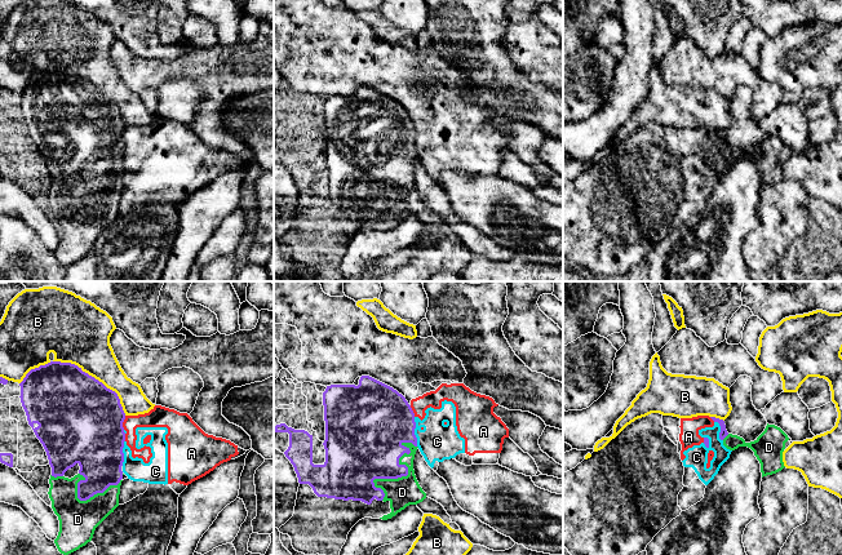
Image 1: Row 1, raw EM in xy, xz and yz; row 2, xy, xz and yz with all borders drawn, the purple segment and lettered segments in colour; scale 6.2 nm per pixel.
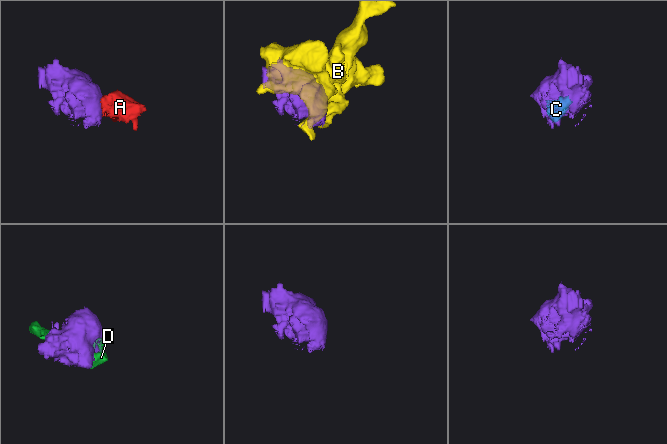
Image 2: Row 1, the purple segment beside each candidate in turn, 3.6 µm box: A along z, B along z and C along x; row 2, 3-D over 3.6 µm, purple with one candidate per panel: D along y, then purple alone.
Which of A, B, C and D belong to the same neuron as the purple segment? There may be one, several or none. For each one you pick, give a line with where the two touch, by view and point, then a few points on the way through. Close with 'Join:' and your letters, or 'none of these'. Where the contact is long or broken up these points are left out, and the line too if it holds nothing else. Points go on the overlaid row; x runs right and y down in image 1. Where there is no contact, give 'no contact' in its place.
D: xz (400, 476)
Join: D

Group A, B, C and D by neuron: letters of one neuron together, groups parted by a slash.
A C / B / D

